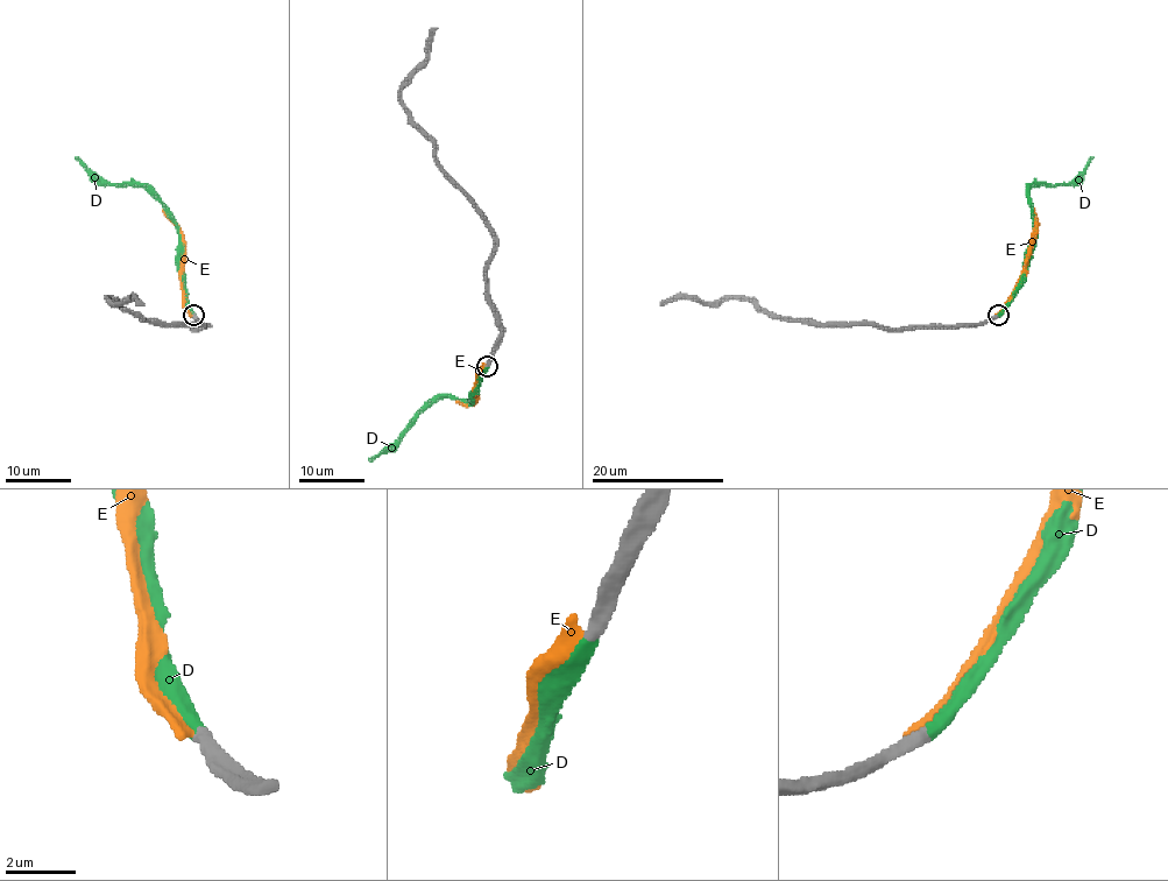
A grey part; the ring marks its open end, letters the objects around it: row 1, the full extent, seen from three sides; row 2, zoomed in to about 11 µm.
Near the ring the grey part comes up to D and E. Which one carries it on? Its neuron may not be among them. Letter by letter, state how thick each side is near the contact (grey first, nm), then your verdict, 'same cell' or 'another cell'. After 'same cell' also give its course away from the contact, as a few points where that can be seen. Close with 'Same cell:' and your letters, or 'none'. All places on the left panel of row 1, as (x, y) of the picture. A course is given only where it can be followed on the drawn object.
D: 400/440 nm | same cell | via (193, 315), (178, 270), (178, 226), (174, 216), (146, 190), (110, 185), (75, 157)
E: 400/400 nm | another cell
Same cell: D

